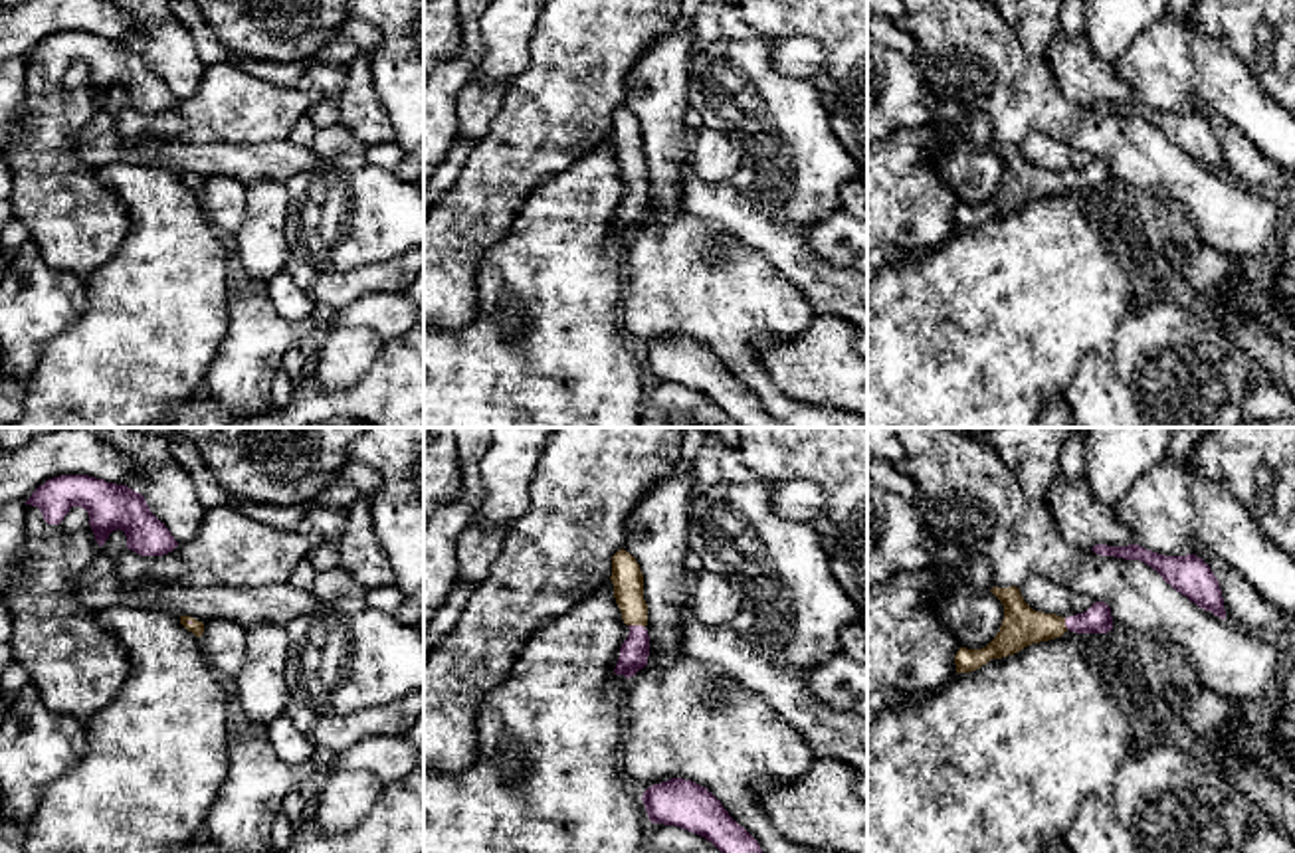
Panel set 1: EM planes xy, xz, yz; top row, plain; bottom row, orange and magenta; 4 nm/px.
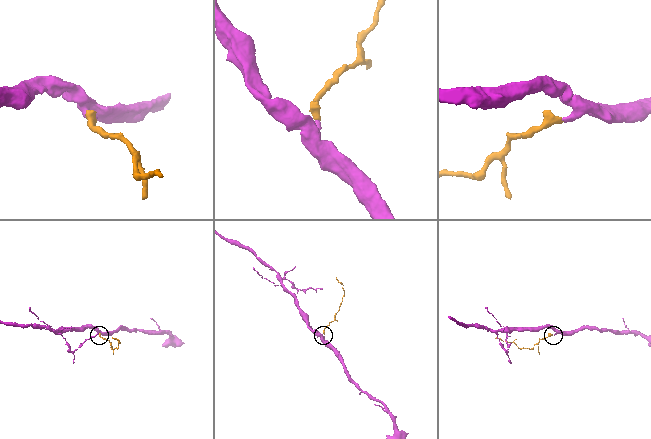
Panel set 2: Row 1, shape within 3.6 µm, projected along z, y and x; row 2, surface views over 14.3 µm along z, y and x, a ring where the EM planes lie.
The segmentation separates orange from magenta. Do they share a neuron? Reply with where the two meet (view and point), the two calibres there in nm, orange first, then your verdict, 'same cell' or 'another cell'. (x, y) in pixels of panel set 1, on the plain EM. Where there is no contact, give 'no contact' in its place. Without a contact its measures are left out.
xz (636, 181) | 130/120 nm | same cell

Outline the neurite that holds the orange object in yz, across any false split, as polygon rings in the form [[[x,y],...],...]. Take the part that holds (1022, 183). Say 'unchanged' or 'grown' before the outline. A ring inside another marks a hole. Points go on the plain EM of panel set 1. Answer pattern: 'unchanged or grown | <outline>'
grown | [[[1020,144],[990,146],[1004,162],[1004,176],[996,194],[982,206],[960,204],[954,212],[956,230],[970,230],[990,216],[1002,216],[1040,198],[1061,194],[1067,186],[1075,190],[1107,190],[1113,186],[1111,164],[1095,158],[1087,168],[1061,174],[1032,166]]]

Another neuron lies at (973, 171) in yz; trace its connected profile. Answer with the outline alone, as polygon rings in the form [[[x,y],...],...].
[[[974,137],[943,146],[935,164],[937,172],[966,206],[986,204],[1000,188],[1004,176],[1002,158]]]

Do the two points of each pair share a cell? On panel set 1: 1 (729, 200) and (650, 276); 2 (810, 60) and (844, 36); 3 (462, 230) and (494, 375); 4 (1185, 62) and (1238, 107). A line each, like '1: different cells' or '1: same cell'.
1: different cells
2: different cells
3: different cells
4: same cell

